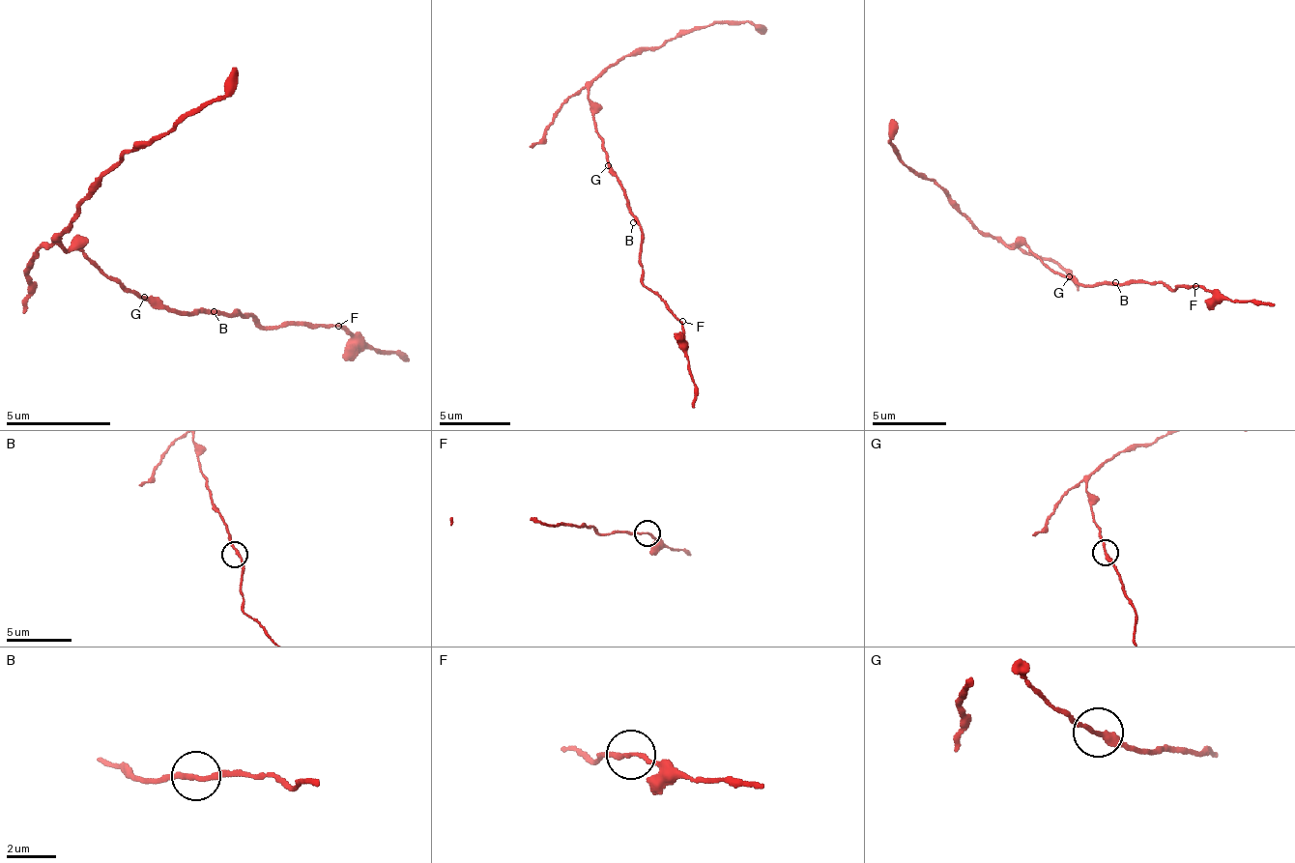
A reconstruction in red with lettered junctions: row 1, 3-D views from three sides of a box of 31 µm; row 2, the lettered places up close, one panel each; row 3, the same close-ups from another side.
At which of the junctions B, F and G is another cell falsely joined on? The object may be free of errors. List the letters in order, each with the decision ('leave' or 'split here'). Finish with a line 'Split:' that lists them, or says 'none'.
B: leave
F: leave
G: split here
Split: G

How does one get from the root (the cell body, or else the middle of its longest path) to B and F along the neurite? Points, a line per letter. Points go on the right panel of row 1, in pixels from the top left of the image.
B: (1060, 273), (1076, 277), (1079, 284), (1115, 282)
F: (1060, 273), (1076, 277), (1079, 284), (1164, 281), (1169, 289), (1194, 287)

